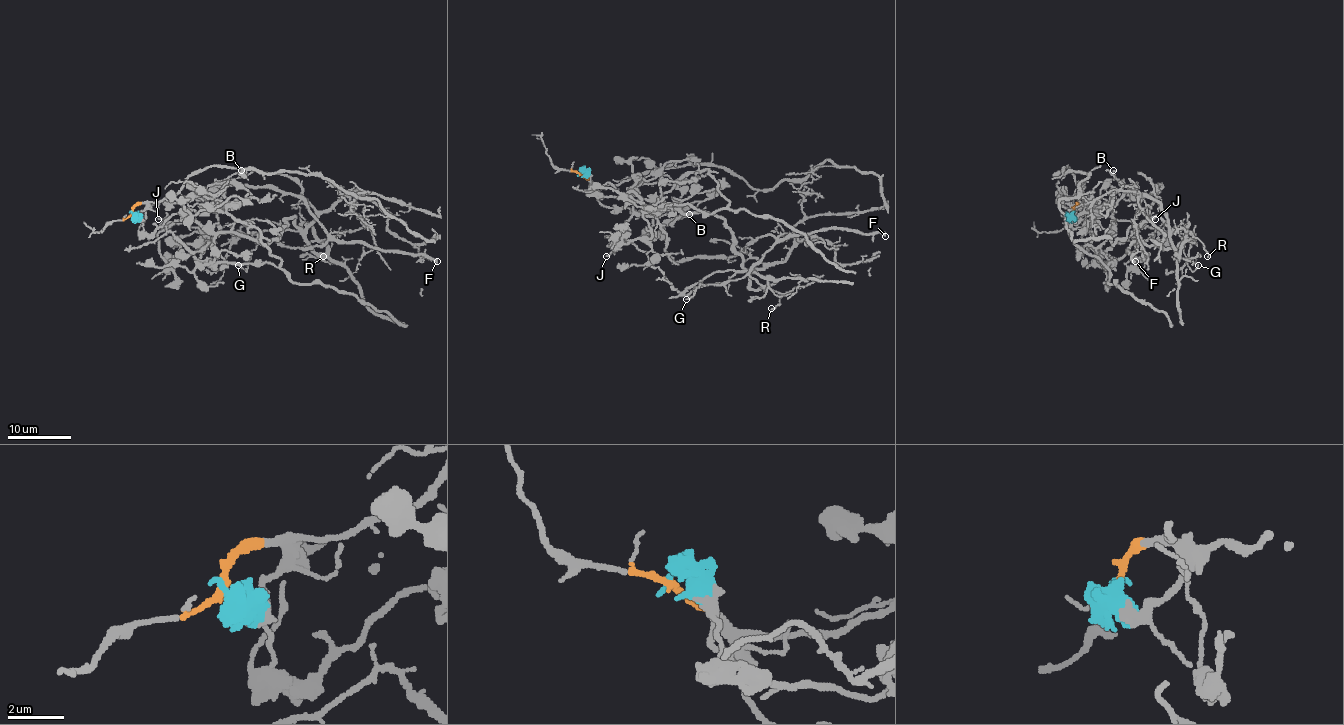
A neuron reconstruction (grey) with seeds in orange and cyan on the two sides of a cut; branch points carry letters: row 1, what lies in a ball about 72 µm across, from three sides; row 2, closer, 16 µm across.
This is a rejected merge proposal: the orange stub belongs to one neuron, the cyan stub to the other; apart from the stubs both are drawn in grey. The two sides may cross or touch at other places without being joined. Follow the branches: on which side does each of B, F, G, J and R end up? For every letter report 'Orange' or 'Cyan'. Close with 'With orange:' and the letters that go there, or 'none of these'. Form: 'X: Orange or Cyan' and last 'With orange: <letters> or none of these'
B: Orange
F: Orange
G: Cyan
J: Cyan
R: Orange
With orange: B, F, R

